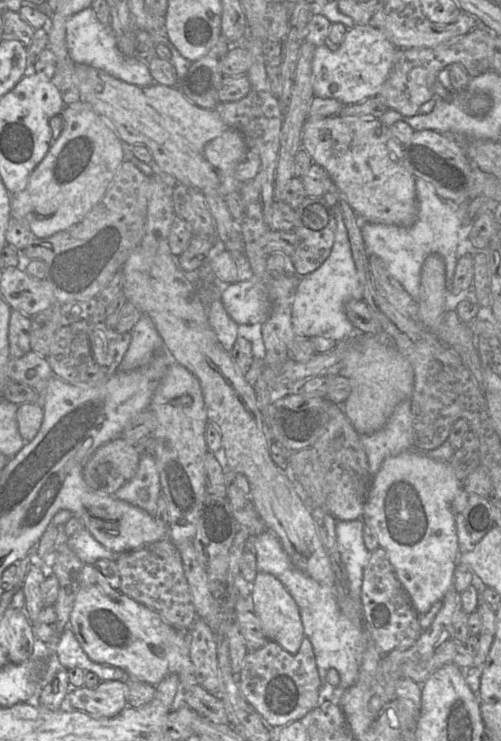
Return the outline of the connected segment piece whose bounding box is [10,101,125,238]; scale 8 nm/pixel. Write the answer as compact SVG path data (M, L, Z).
M79 101L65 105L60 113L64 127L42 161L23 187L11 194L10 215L24 223L35 238L46 238L80 222L96 206L109 188L118 168L125 160L122 141L112 125L88 103Z

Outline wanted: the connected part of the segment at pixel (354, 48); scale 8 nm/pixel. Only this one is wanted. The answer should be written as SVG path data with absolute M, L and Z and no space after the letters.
M355 25L348 29L339 45L327 40L325 44L316 46L314 51L314 95L336 99L343 105L356 104L378 95L393 66L397 50L381 30L369 25Z

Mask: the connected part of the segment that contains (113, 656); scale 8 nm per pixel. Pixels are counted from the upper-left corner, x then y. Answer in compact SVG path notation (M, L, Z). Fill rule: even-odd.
M97 584L79 589L69 616L69 623L80 646L94 662L118 667L130 677L147 682L153 686L166 676L177 674L179 692L196 683L194 665L190 658L190 630L180 631L167 624L154 610L140 604L124 594L117 597L105 595Z

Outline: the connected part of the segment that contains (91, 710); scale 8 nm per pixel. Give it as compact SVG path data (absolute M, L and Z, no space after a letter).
M103 681L94 689L73 688L66 695L75 710L93 717L114 717L128 706L127 684L123 681Z

